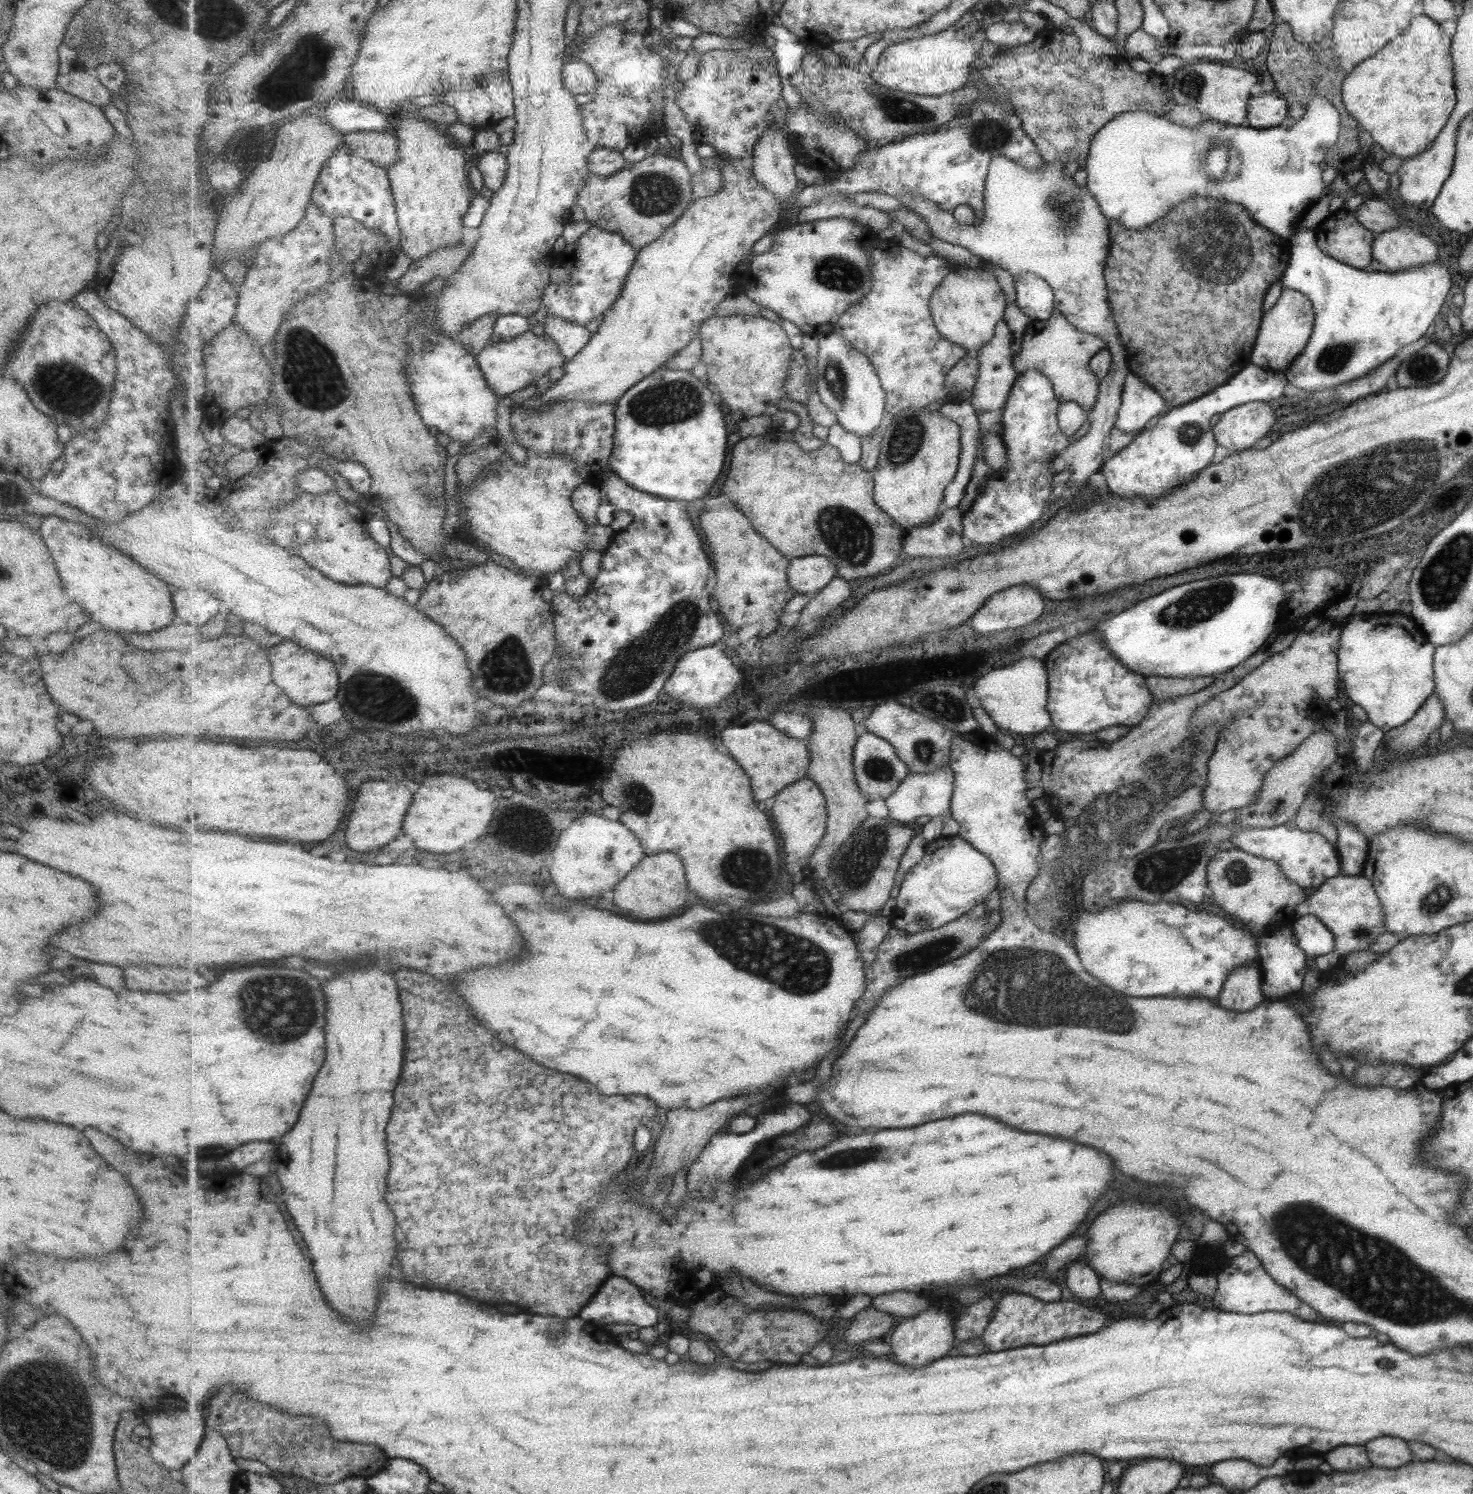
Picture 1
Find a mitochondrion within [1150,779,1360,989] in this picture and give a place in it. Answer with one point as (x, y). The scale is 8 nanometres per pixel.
(1238, 872)

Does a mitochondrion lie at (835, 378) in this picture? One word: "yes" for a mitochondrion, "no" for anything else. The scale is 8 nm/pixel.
yes

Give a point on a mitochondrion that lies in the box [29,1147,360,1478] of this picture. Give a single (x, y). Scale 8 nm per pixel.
(62, 1456)

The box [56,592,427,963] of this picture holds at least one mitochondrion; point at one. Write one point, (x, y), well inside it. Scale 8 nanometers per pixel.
(403, 708)

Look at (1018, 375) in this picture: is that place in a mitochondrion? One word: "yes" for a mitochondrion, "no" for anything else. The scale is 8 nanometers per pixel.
no

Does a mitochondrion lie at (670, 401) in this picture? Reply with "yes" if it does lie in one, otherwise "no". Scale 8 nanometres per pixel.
yes

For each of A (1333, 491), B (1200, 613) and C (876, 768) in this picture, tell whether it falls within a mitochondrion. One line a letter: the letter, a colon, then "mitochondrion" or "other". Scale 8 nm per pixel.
A: mitochondrion
B: mitochondrion
C: mitochondrion

